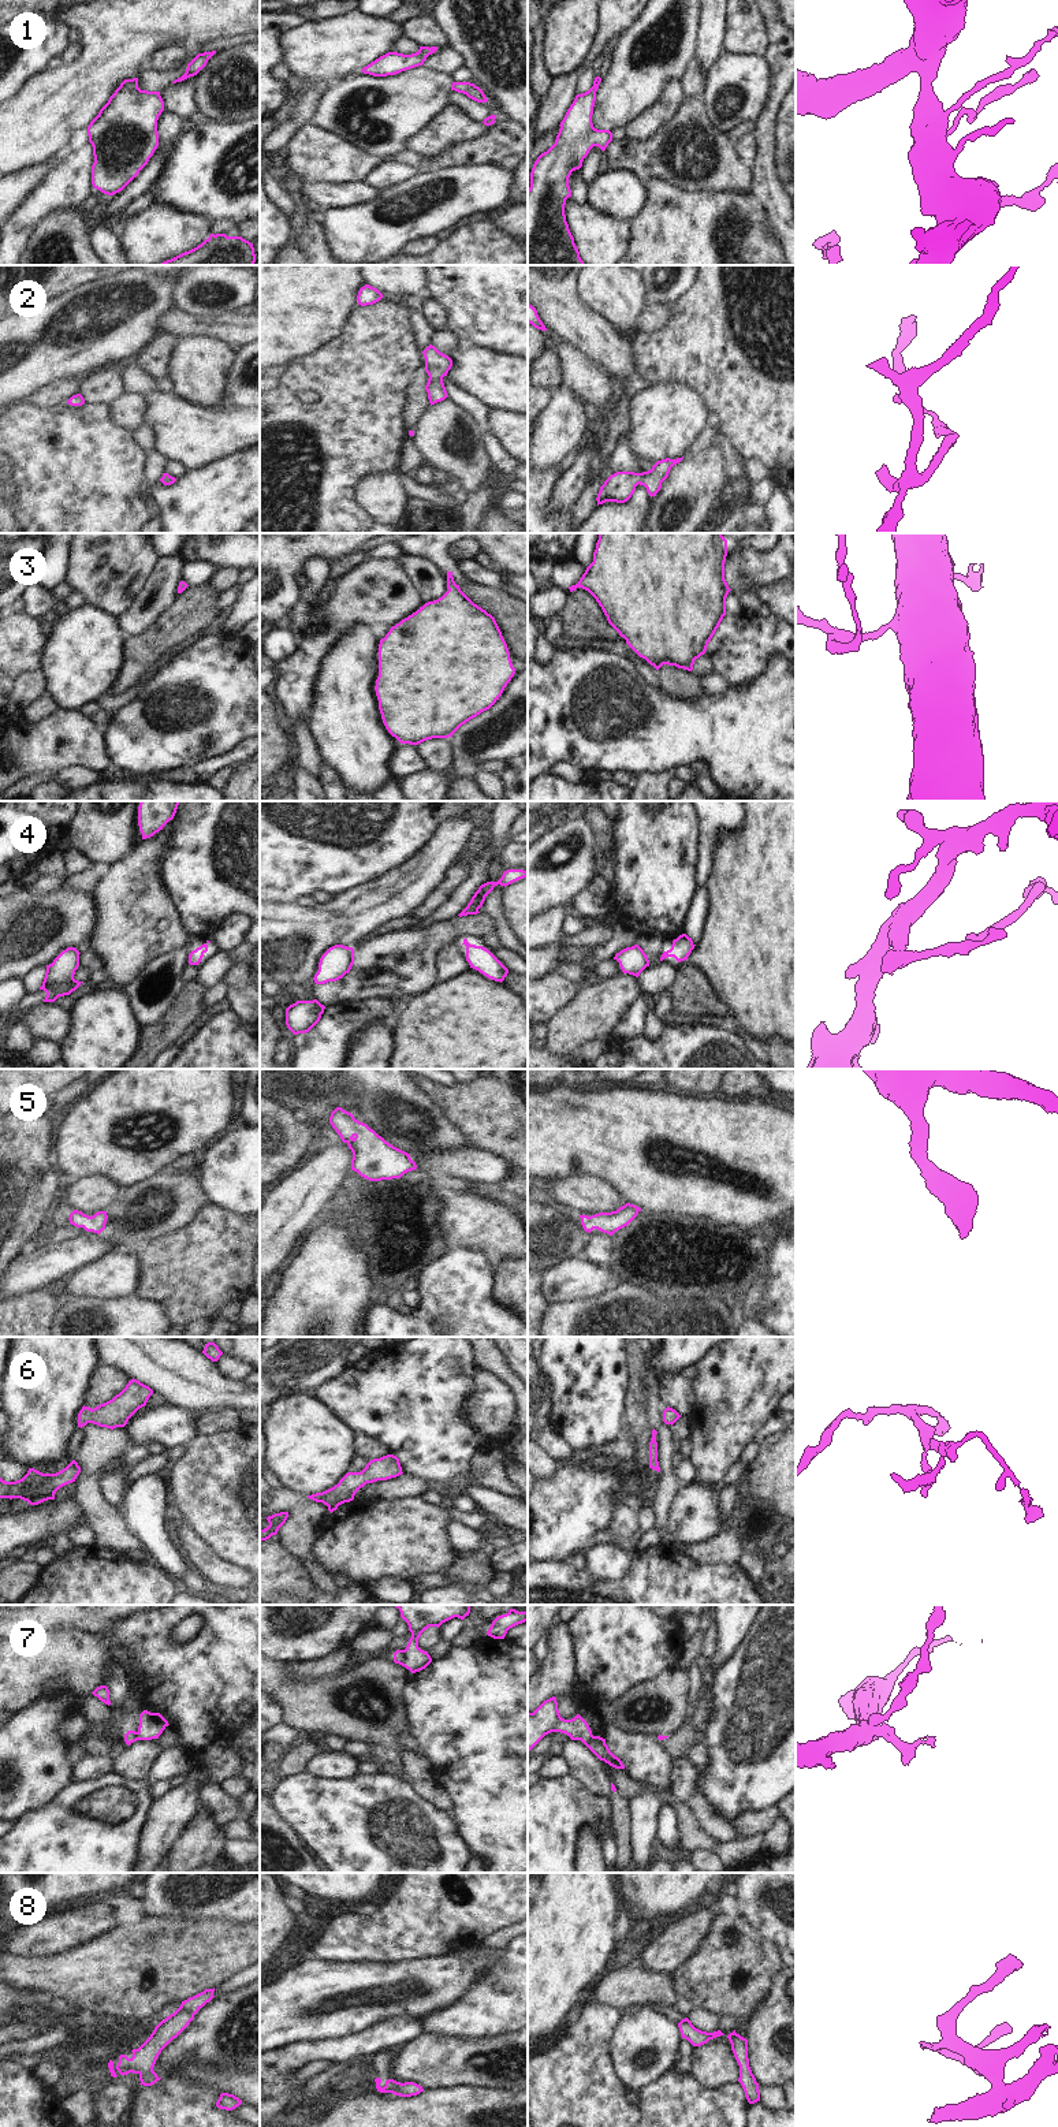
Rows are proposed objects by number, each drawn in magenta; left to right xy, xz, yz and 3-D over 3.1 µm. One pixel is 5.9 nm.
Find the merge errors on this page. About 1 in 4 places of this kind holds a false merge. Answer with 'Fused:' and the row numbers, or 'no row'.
Fused: 7

